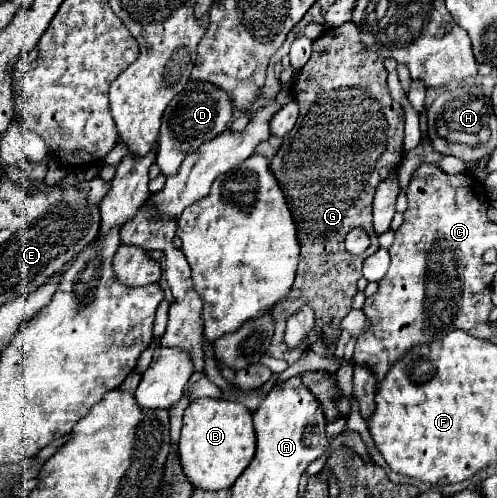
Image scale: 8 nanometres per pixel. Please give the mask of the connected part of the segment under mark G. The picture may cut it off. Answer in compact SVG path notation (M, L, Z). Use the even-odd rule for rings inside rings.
M353 22L327 28L313 42L313 54L297 72L291 92L299 104L299 118L295 128L283 138L269 168L295 220L301 254L291 294L271 310L275 334L267 354L277 358L279 352L287 350L283 344L285 322L305 304L315 310L317 330L297 350L283 352L281 358L289 364L299 360L317 340L327 346L339 340L341 320L349 314L353 296L357 294L357 280L363 276L361 264L379 248L371 224L371 202L377 186L403 160L405 126L403 110L395 108L387 88L383 58L363 48L359 28ZM353 228L363 228L371 238L371 246L359 256L349 254L343 244L347 232Z

